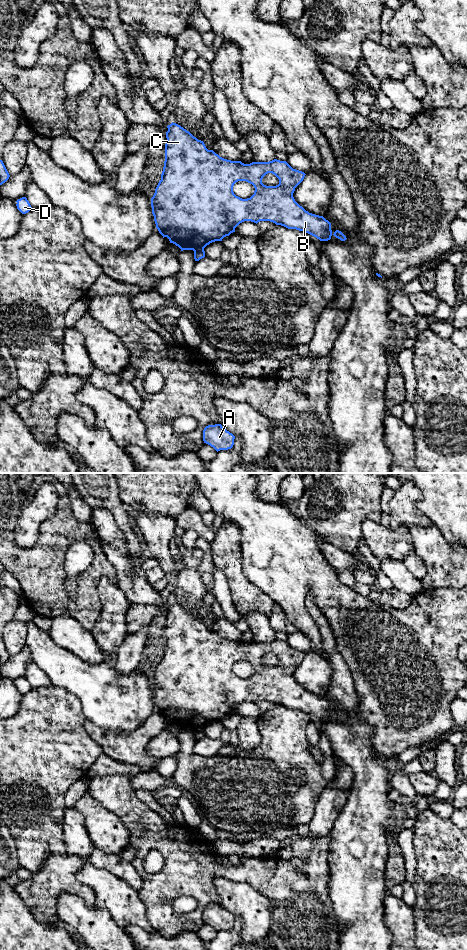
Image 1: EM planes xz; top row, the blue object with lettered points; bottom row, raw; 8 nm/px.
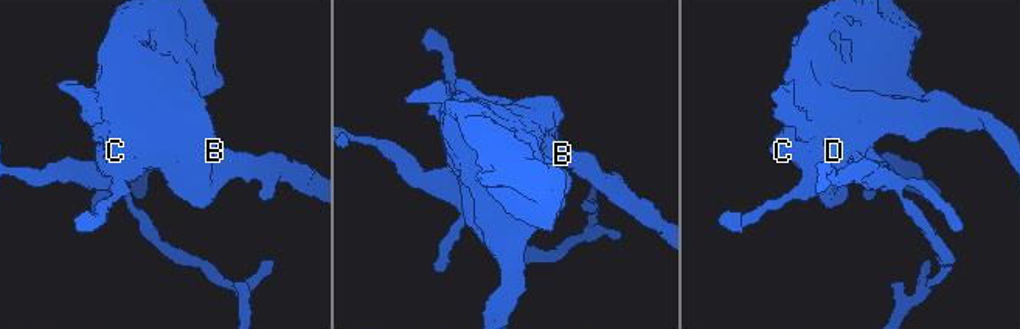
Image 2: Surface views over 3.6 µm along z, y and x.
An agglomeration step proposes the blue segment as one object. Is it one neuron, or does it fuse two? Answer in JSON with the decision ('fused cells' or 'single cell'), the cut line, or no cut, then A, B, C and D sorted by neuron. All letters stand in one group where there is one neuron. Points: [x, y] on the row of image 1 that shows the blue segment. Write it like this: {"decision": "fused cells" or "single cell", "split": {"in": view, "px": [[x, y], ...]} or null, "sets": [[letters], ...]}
{"decision": "fused cells", "split": {"in": "xz", "px": [[203, 248], [198, 248], [194, 251]]}, "sets": [["A", "B", "C"], ["D"]]}

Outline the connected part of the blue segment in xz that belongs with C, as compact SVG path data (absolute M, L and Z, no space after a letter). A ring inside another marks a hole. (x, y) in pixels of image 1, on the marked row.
M172 122L167 128L164 167L161 180L151 198L151 207L159 233L181 251L196 251L212 242L222 241L244 221L256 224L270 221L288 229L303 231L320 241L328 241L332 235L341 241L347 239L339 230L333 233L331 223L323 216L309 213L295 201L293 193L303 181L306 175L304 172L277 159L250 164L227 160L213 150L208 150L203 141L180 125ZM268 173L279 179L278 185L266 186L262 183ZM238 181L246 181L254 186L255 191L250 198L242 199L234 194L233 186Z

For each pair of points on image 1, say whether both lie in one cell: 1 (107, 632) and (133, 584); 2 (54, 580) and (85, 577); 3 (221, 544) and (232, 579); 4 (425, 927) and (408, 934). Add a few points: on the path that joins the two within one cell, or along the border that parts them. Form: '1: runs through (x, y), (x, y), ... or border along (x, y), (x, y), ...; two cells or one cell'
1: border along (117, 585), (131, 603); two cells
2: runs through (61, 591), (65, 595), (76, 596), (84, 588); one cell
3: runs through (226, 553), (232, 570); one cell
4: border along (412, 908), (415, 939); two cells

